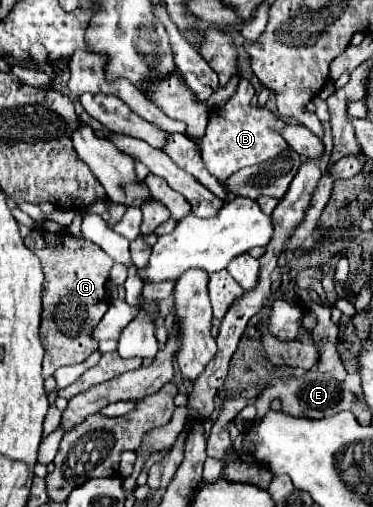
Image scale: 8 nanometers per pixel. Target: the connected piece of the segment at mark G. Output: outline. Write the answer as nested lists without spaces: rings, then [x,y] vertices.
[[[68,232],[60,234],[40,234],[40,240],[28,244],[28,248],[42,260],[44,270],[44,320],[40,326],[40,338],[46,350],[46,362],[42,376],[52,376],[60,366],[84,362],[98,344],[90,338],[94,326],[102,320],[108,310],[106,280],[114,266],[114,260],[96,244],[86,238],[70,236]]]

